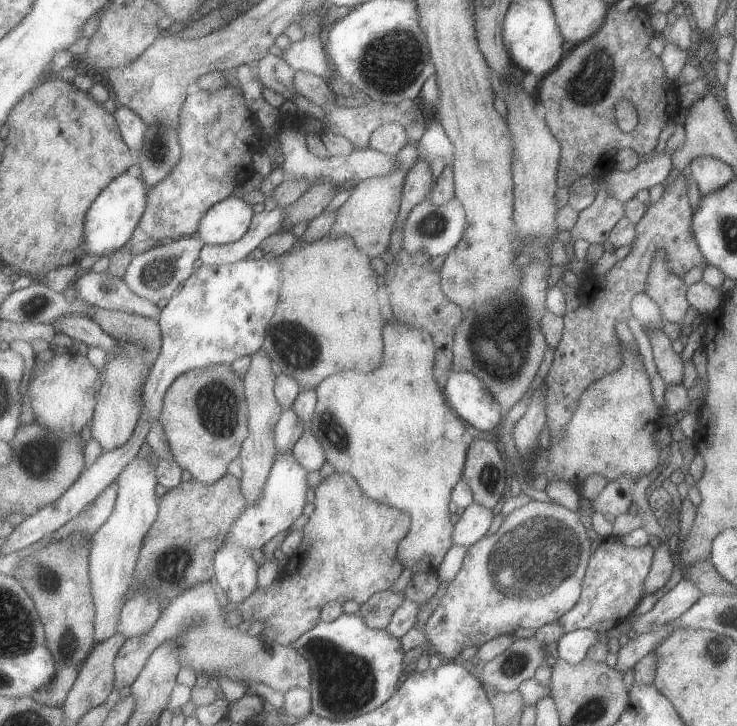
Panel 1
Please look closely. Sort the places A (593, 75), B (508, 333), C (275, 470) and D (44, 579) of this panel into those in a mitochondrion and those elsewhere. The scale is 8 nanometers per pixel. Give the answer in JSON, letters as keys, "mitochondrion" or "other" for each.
{"A":"mitochondrion","B":"mitochondrion","C":"other","D":"mitochondrion"}

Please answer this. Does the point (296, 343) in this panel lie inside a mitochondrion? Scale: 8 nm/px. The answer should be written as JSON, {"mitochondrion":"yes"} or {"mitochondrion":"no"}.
{"mitochondrion":"yes"}

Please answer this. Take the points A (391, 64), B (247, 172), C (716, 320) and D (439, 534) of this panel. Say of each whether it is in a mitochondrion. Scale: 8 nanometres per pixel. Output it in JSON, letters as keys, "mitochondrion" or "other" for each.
{"A":"mitochondrion","B":"other","C":"other","D":"other"}

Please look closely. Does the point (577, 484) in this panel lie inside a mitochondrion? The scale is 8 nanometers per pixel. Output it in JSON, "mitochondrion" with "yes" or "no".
{"mitochondrion":"no"}

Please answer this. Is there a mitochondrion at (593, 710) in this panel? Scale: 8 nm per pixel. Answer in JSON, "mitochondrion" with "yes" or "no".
{"mitochondrion":"yes"}

